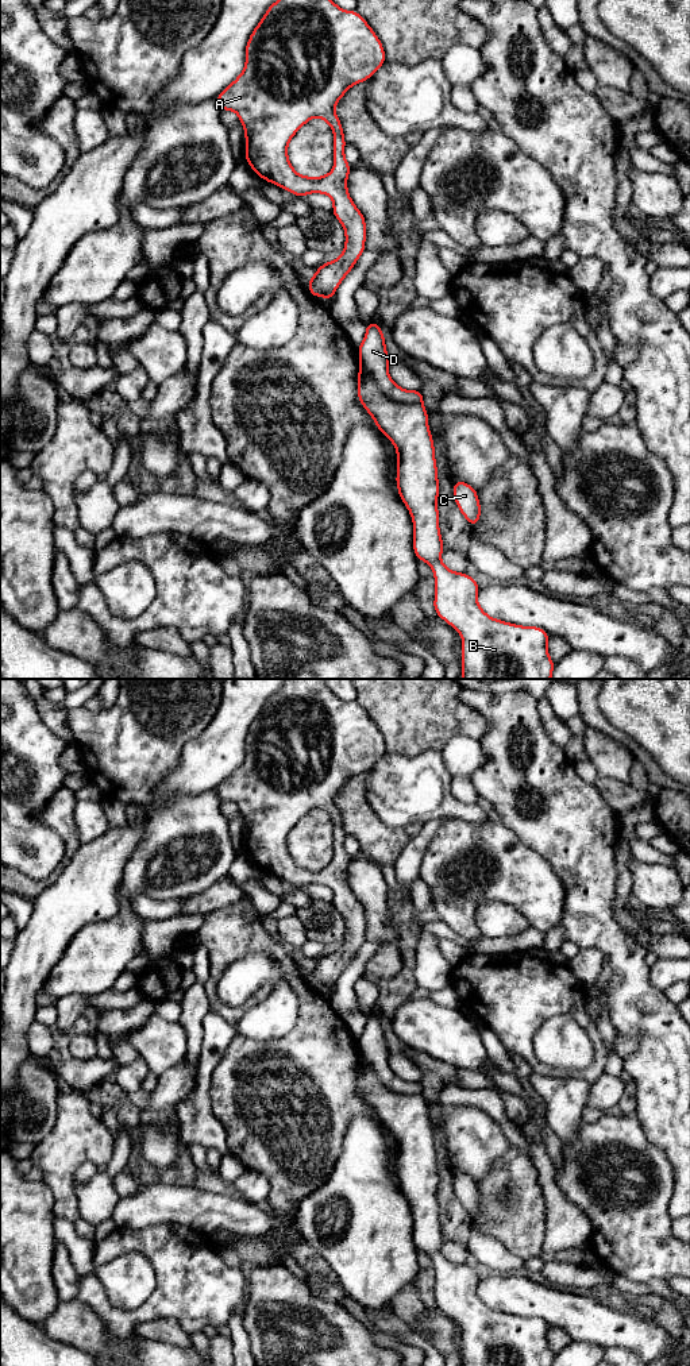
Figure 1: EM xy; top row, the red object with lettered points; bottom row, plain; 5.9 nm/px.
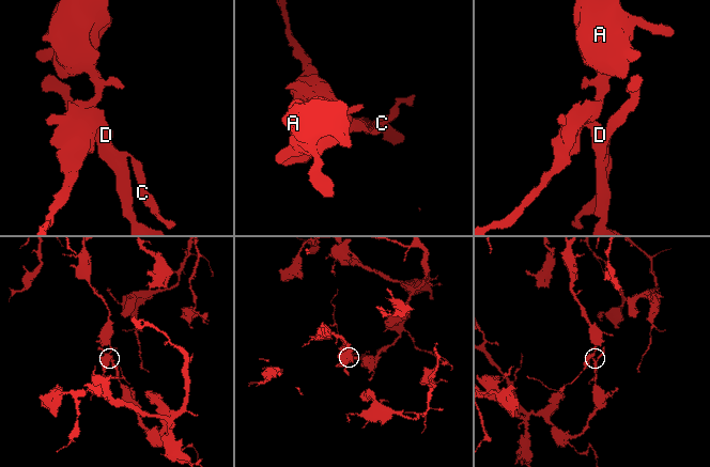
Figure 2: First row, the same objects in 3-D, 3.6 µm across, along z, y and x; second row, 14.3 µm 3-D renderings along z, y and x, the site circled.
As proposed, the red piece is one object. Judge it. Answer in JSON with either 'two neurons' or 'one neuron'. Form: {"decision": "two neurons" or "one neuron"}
{"decision": "two neurons"}

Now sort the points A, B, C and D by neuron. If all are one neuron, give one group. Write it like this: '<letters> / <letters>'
A C D / B

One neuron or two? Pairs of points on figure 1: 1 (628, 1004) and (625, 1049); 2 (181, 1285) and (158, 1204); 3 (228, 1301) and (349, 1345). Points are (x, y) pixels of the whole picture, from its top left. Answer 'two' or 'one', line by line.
1: two
2: two
3: two

